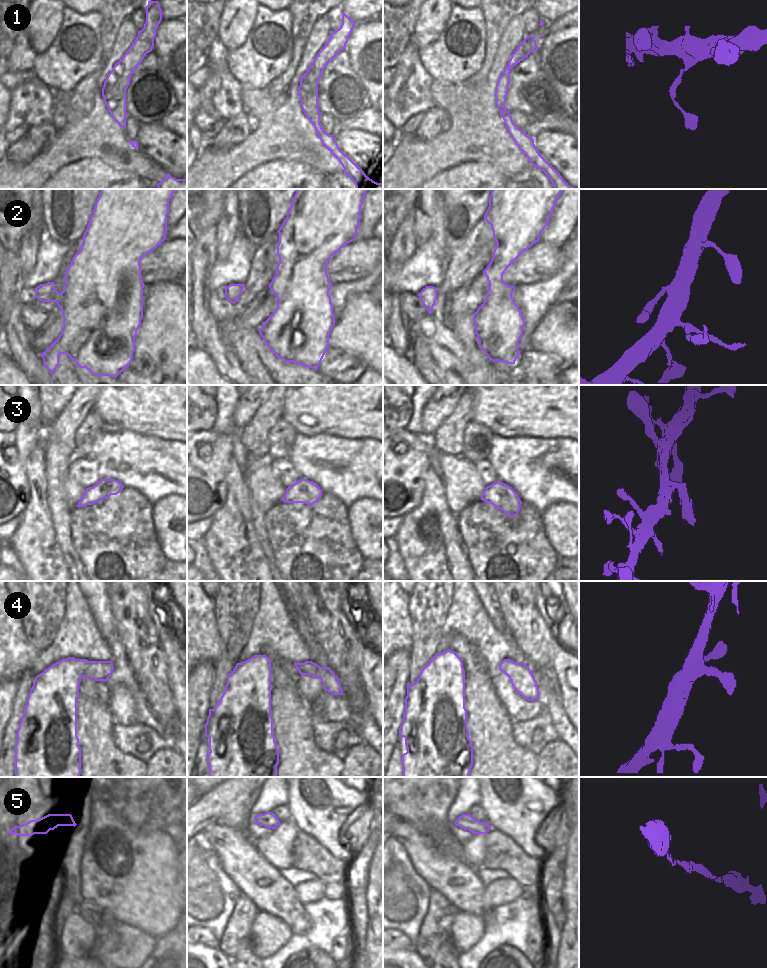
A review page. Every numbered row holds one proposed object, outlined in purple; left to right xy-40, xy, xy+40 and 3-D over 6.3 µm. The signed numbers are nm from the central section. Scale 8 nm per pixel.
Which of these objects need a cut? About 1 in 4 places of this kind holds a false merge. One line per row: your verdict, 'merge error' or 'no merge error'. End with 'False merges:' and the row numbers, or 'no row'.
1: no merge error
2: no merge error
3: no merge error
4: no merge error
5: no merge error
False merges: no row

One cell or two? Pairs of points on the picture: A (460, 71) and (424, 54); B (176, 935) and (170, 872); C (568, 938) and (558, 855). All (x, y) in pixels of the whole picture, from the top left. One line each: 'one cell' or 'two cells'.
A: one cell
B: one cell
C: one cell

